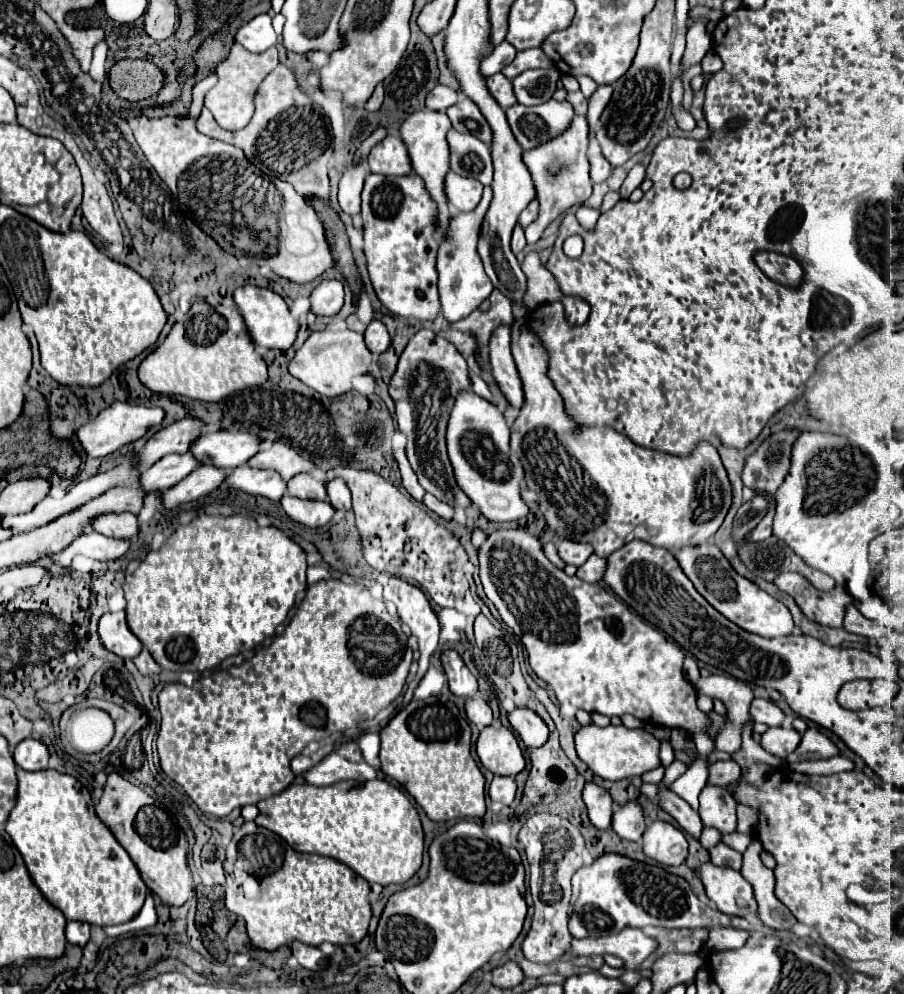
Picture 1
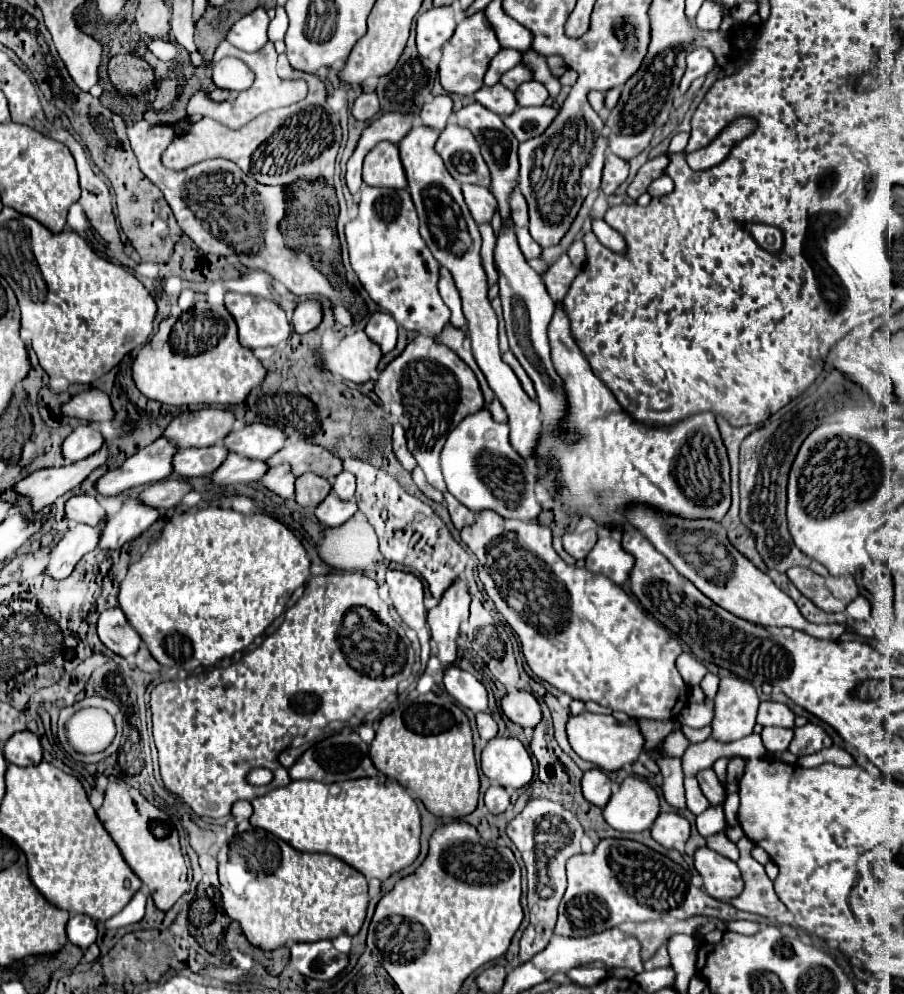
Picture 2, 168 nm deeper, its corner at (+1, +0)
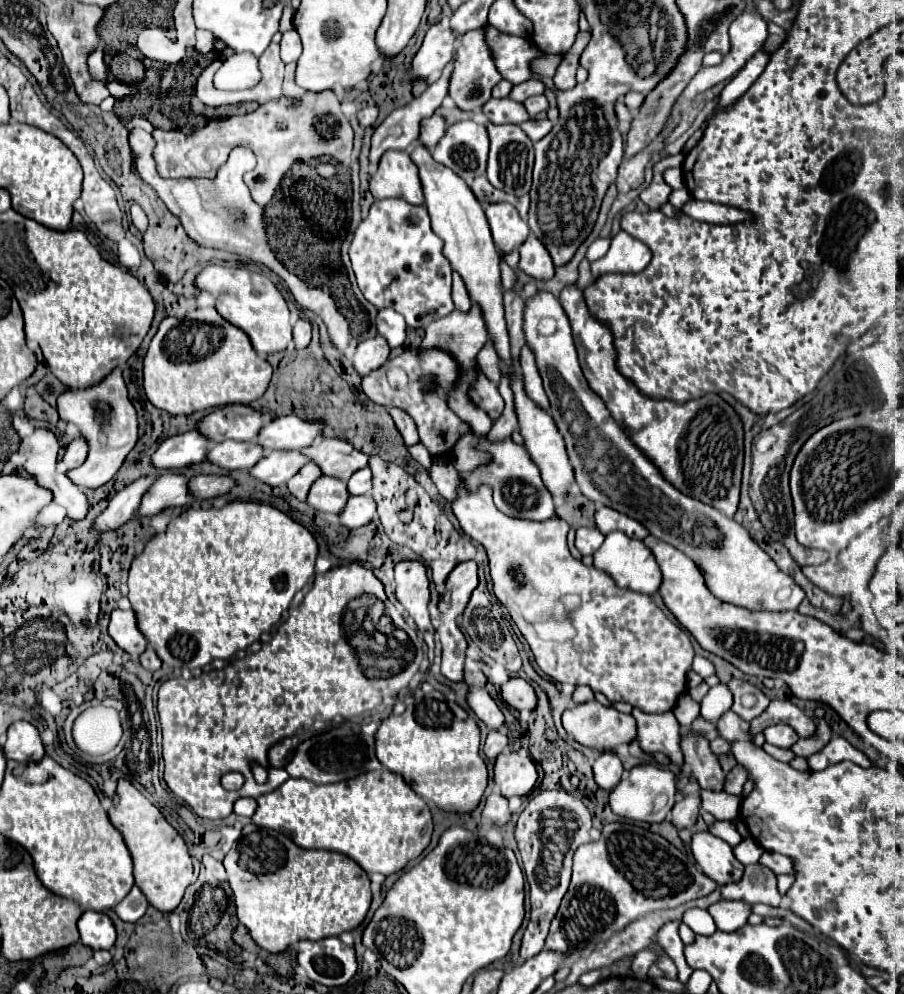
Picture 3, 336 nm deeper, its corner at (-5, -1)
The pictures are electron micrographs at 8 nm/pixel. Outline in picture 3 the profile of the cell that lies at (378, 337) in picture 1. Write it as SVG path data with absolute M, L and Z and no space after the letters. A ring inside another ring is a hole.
M383 308L377 312L377 332L387 338L391 348L397 348L405 342L405 320L401 314L395 314L395 310Z

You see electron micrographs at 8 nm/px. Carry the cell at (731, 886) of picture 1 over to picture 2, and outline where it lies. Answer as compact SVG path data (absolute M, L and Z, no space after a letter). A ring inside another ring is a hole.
M701 847L695 853L697 871L703 877L705 891L719 901L731 901L743 893L743 879L737 863L717 855L709 847Z

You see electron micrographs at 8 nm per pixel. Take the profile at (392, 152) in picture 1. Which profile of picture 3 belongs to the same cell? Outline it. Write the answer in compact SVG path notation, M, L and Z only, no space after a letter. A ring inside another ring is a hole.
M389 150L383 154L377 172L369 180L369 192L375 200L401 198L413 206L423 206L423 186L417 166L407 152Z

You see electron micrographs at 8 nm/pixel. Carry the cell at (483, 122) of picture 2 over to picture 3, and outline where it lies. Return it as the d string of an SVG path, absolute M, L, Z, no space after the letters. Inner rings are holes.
M487 124L489 138L491 138L491 150L489 150L489 166L487 166L487 180L509 194L523 196L529 194L531 190L531 172L533 172L533 160L535 160L535 150L533 142L523 134L519 126L495 126Z

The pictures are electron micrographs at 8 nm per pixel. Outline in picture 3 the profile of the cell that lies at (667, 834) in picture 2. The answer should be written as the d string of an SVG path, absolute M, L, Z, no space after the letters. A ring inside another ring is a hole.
M699 794L683 796L683 798L673 806L673 810L671 810L671 822L673 822L677 828L693 826L693 824L697 822L699 810L701 810L701 798L699 798Z

